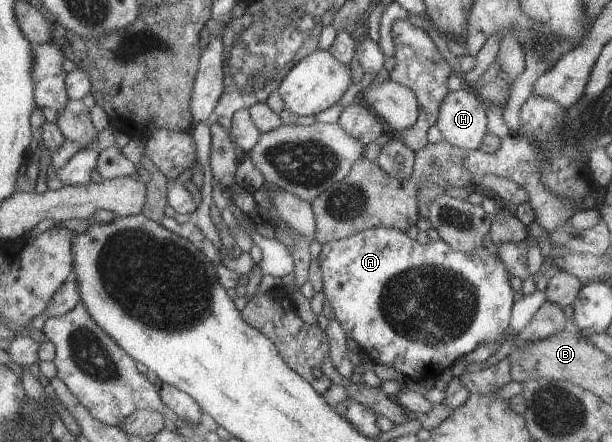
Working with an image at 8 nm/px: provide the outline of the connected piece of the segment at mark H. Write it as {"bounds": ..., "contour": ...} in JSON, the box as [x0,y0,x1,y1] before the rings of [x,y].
{"bounds":[435,88,487,150],"contour":[[[469,88],[448,92],[439,105],[435,126],[452,145],[476,150],[487,132],[485,106]]]}

